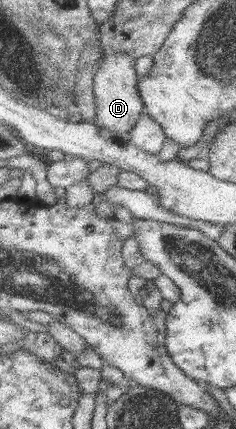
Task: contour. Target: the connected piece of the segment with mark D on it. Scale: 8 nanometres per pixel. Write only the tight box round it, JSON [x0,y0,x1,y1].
[90,52,146,133]

